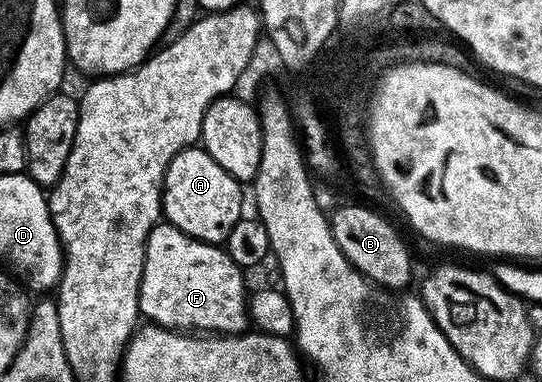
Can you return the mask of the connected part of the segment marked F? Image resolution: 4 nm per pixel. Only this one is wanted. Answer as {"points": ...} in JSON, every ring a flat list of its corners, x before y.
{"points":[[160,221,147,238,147,252,139,286,140,316,160,327,182,329,187,333,244,334,249,327,249,290,243,275,244,268,235,264,222,246,202,243,200,239,186,235,170,223]]}

